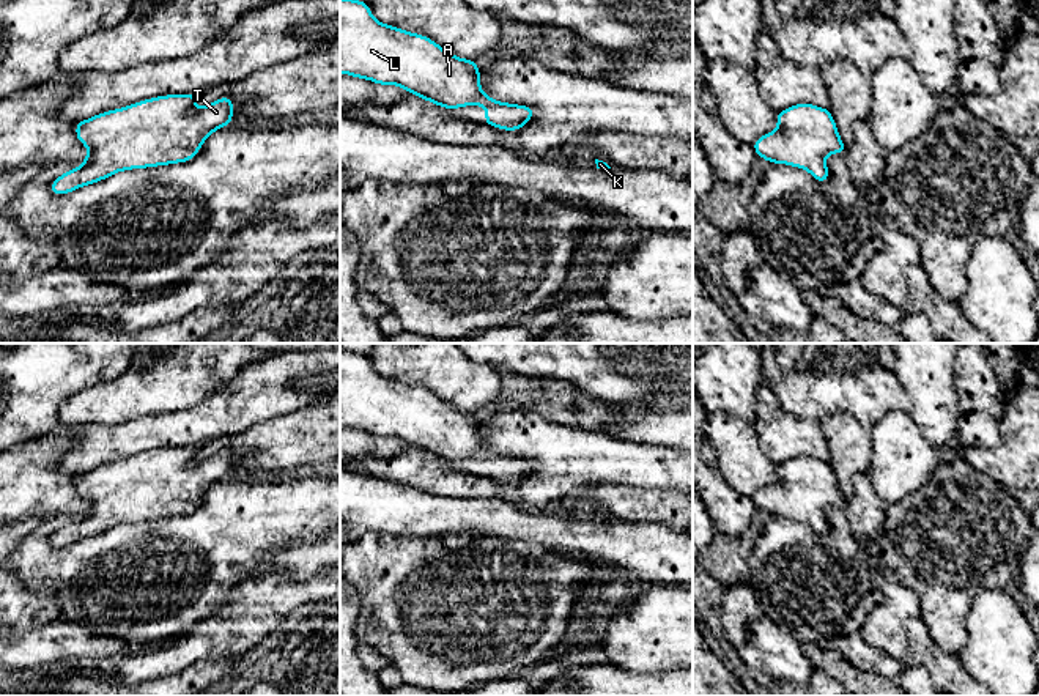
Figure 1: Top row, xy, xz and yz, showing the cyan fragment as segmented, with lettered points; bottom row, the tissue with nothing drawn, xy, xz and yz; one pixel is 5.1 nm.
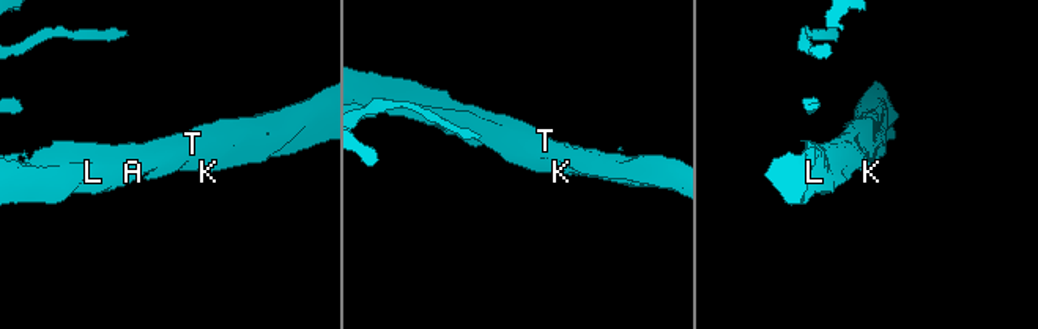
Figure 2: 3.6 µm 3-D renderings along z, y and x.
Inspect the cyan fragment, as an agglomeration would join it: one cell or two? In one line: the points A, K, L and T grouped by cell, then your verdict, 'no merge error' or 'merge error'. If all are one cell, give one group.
A K L T | no merge error

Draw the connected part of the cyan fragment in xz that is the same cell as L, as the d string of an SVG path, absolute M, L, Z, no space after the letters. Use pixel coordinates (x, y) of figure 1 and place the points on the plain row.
M340 350L340 427L378 438L397 438L449 463L482 458L486 463L482 476L502 483L520 483L535 468L532 460L494 454L485 447L475 413L458 411L428 389L381 376L373 370L367 354L345 350Z

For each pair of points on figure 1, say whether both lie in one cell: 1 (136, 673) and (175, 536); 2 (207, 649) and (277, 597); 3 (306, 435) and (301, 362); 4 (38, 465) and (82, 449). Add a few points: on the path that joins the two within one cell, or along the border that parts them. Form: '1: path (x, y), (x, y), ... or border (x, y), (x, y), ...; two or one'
1: border (180, 633), (142, 644); two
2: path (224, 643), (260, 607); one
3: border (320, 400), (269, 421); two
4: border (70, 427), (68, 447), (57, 466), (74, 476); two

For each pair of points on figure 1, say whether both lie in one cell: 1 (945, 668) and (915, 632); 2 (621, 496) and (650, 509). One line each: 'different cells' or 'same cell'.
1: same cell
2: same cell

